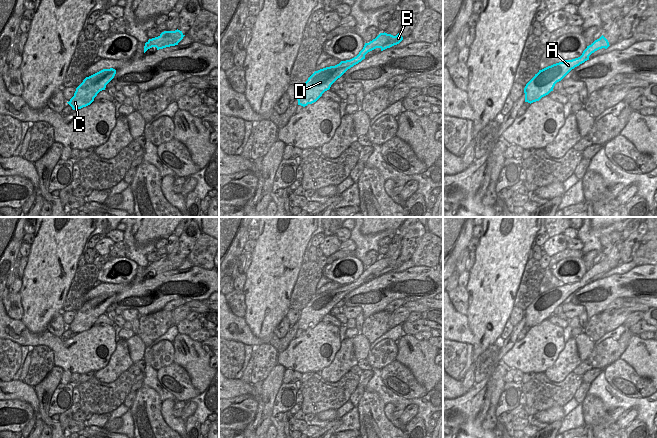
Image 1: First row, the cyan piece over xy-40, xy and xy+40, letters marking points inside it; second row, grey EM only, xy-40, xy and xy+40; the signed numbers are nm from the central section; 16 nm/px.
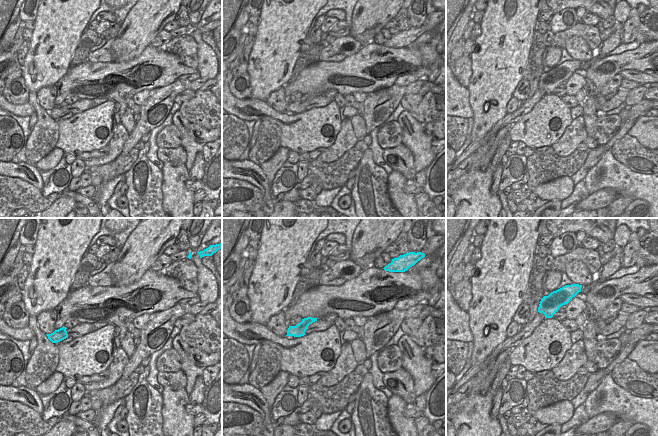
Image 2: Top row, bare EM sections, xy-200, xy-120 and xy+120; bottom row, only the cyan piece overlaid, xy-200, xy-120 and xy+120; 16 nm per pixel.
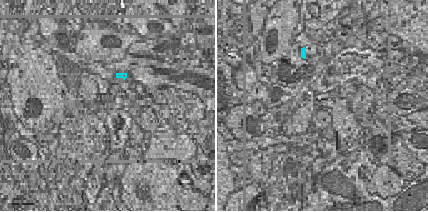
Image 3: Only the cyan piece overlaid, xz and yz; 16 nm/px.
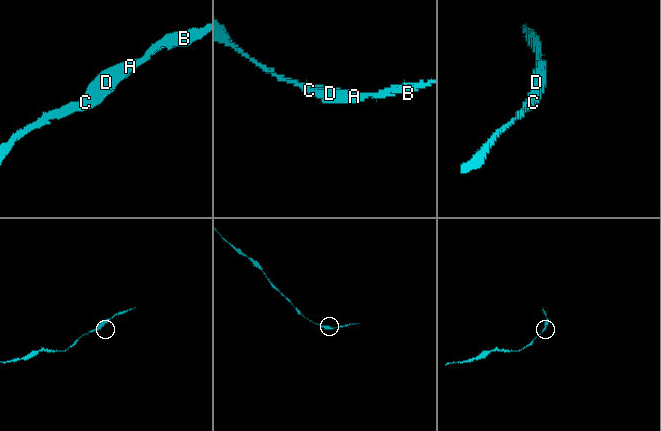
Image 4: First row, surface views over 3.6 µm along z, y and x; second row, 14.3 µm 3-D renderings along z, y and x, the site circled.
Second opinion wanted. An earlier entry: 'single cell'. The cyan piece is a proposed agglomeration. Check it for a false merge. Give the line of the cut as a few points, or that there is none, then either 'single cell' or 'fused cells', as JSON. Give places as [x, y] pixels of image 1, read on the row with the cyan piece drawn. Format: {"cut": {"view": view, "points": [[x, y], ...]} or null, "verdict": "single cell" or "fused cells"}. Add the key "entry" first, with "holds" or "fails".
{"entry": "holds", "cut": null, "verdict": "single cell"}

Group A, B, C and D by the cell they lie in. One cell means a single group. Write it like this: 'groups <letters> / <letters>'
groups A B C D

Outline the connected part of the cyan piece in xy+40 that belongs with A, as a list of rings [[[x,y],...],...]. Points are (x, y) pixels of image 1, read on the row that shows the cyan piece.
[[[602,35],[583,51],[582,55],[572,60],[564,60],[539,70],[524,88],[525,102],[533,103],[548,95],[555,84],[561,81],[572,69],[589,60],[595,51],[609,47],[608,40]]]

